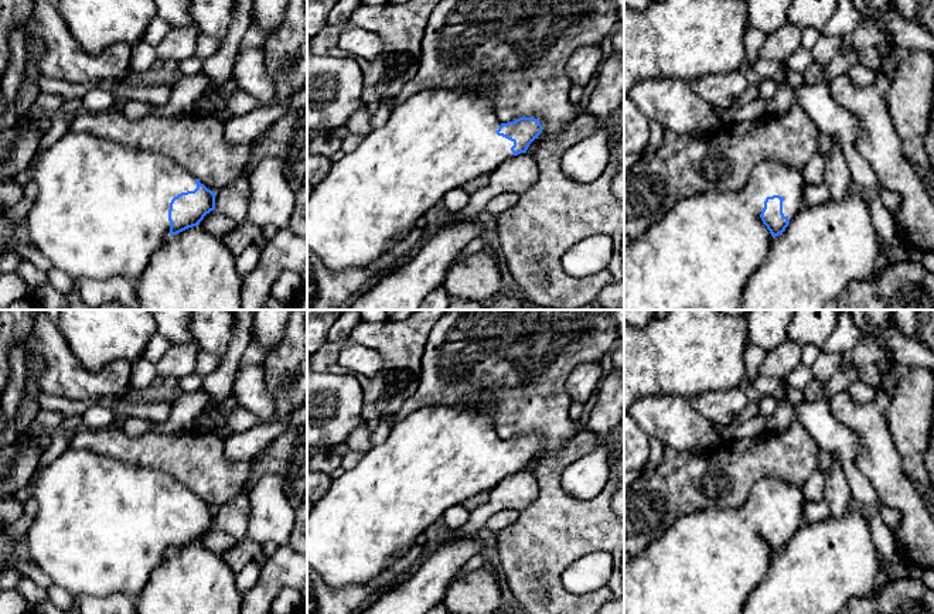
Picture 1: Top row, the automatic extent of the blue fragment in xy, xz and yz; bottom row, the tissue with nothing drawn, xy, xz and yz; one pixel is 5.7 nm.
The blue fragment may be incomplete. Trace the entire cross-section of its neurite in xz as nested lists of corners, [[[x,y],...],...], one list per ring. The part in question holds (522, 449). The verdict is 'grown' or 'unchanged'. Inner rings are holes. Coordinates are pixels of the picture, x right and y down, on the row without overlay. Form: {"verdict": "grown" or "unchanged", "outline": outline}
{"verdict": "grown", "outline": [[[484,395],[454,406],[426,406],[393,424],[388,439],[371,447],[350,470],[334,478],[330,490],[316,502],[307,515],[307,564],[330,587],[364,584],[389,569],[415,546],[415,539],[451,506],[461,505],[470,497],[490,492],[505,477],[526,470],[529,461],[542,450],[542,441],[534,434],[519,434],[501,440],[494,430],[491,403]]]}

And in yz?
{"verdict": "grown", "outline": [[[766,478],[754,484],[749,501],[740,508],[710,508],[681,516],[661,538],[637,553],[624,566],[624,614],[742,614],[747,597],[767,576],[771,557],[781,552],[792,535],[802,526],[802,505],[805,497],[801,490],[778,478]]]}

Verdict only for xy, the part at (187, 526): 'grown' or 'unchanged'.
grown

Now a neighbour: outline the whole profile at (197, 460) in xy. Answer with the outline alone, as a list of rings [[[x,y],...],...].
[[[119,427],[71,431],[71,448],[86,448],[122,464],[158,470],[174,477],[212,509],[246,492],[250,463],[229,461],[214,431],[157,433],[130,437]]]

